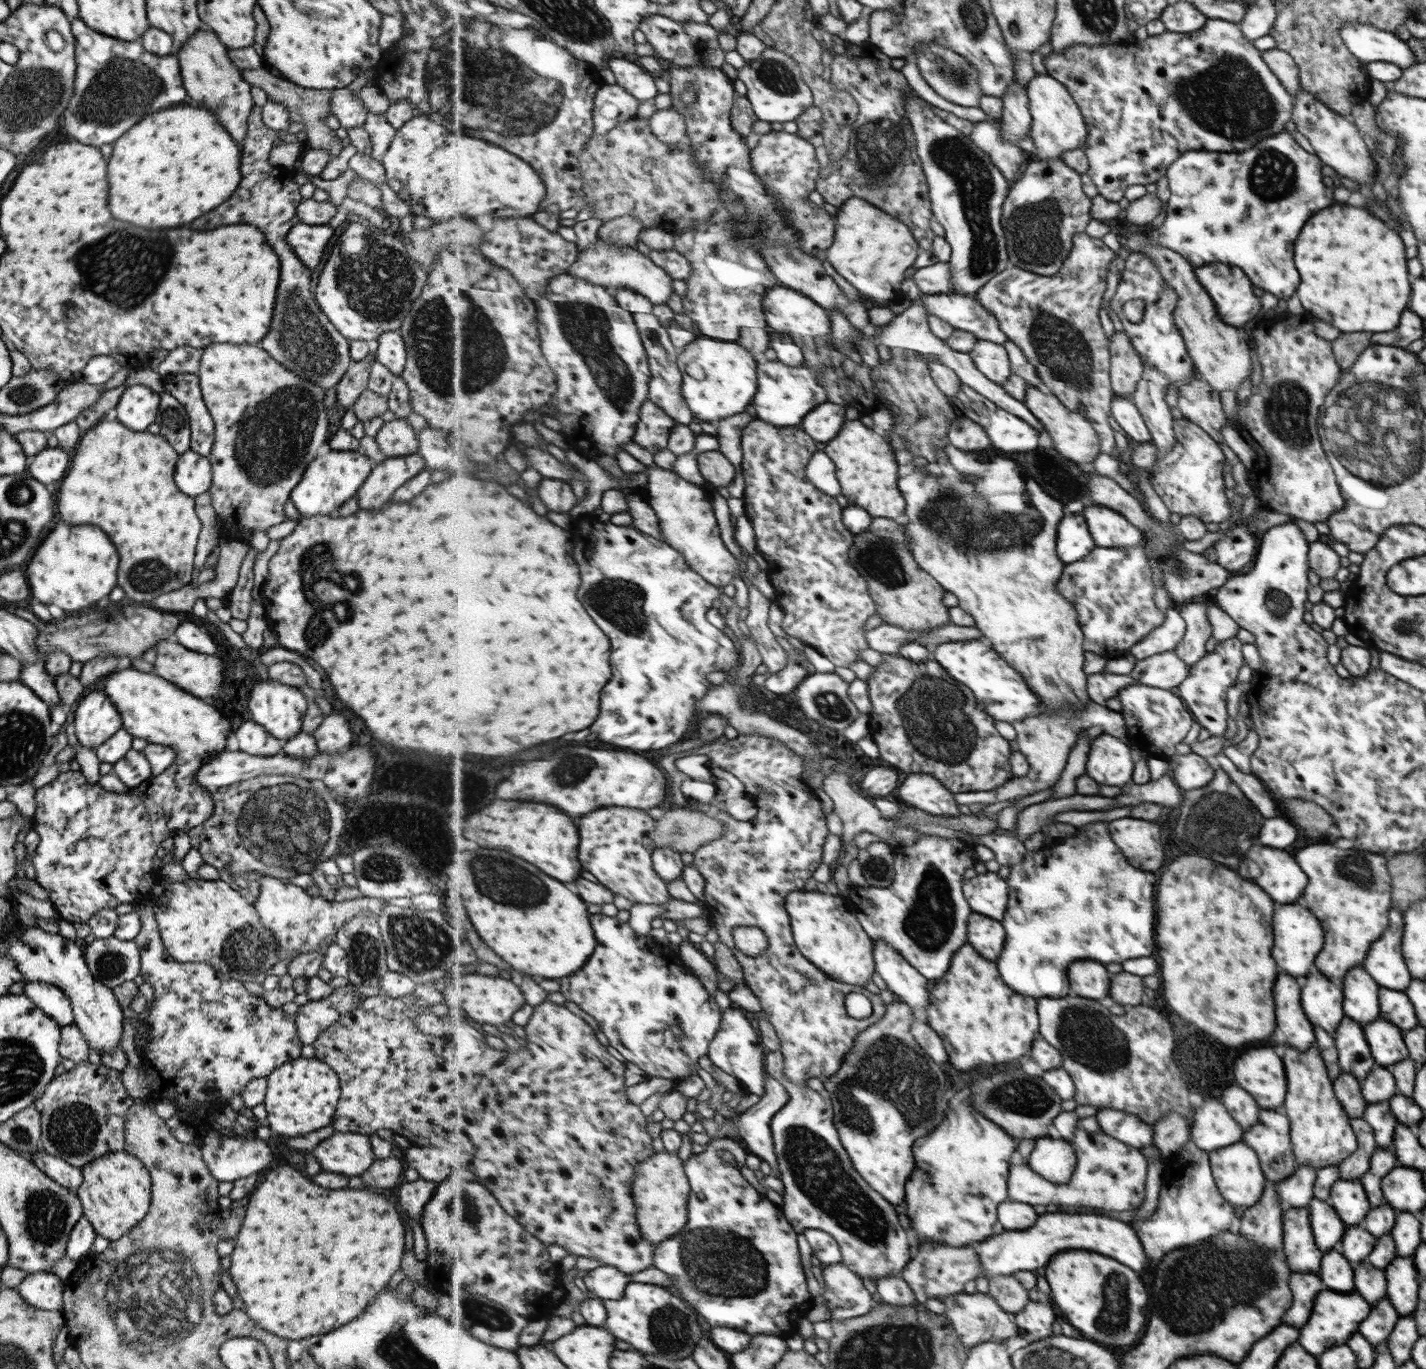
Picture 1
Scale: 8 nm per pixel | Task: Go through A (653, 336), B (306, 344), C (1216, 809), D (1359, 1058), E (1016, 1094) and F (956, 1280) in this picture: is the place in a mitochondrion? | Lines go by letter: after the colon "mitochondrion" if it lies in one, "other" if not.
A: other
B: mitochondrion
C: mitochondrion
D: other
E: mitochondrion
F: other

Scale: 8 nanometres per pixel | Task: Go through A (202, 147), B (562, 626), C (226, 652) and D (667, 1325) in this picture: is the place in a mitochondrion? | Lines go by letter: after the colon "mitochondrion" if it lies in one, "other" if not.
A: other
B: other
C: other
D: mitochondrion

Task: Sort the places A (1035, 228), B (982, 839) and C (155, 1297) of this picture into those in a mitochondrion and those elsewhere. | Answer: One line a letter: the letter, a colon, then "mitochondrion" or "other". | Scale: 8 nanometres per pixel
A: mitochondrion
B: other
C: mitochondrion

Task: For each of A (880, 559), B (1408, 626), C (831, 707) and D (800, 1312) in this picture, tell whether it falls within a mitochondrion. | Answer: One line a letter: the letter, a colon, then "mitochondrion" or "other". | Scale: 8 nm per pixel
A: mitochondrion
B: mitochondrion
C: mitochondrion
D: other

